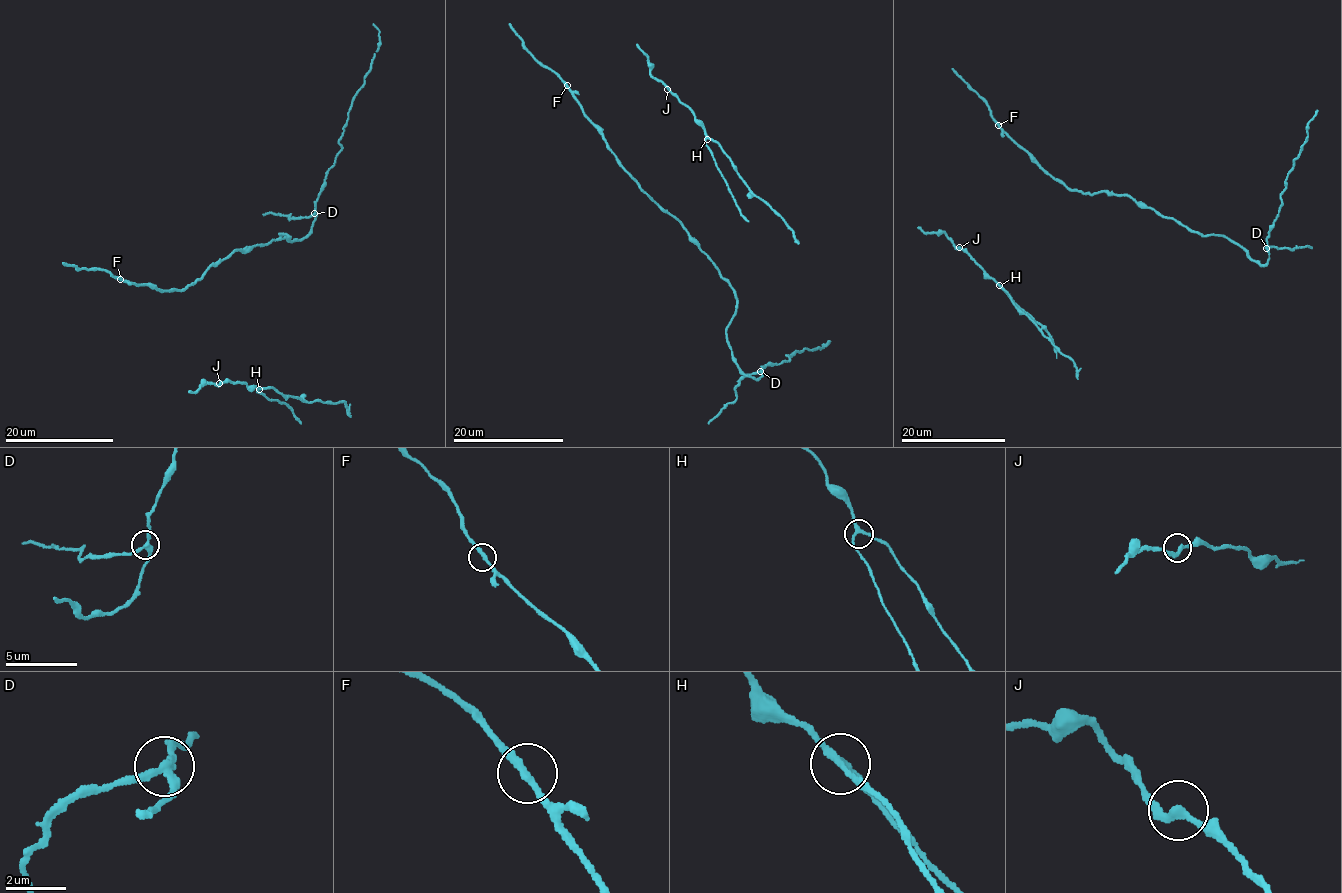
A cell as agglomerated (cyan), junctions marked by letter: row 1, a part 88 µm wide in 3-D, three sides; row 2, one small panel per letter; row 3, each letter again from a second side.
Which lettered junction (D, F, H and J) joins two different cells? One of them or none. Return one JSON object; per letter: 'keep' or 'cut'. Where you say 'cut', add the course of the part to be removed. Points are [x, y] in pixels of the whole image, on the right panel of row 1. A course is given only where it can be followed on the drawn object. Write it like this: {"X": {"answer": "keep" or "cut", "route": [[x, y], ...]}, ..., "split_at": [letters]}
{"D": {"answer": "cut", "route": [[1266, 247], [1311, 246]]}, "F": {"answer": "keep"}, "H": {"answer": "keep"}, "J": {"answer": "keep"}, "split_at": ["D"]}

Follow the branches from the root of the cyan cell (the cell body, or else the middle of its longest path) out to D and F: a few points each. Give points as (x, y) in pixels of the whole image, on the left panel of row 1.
D: (218, 264), (234, 250), (290, 237), (279, 233), (291, 241), (304, 239), (315, 219), (313, 213)
F: (218, 264), (179, 291), (164, 291), (120, 279)

